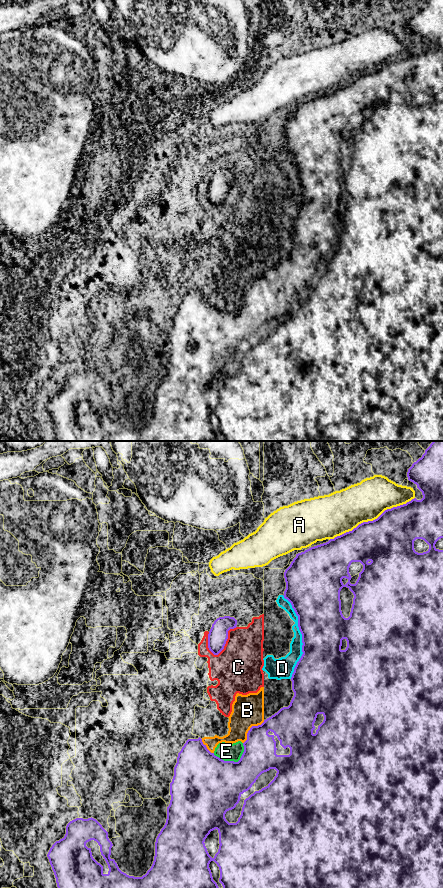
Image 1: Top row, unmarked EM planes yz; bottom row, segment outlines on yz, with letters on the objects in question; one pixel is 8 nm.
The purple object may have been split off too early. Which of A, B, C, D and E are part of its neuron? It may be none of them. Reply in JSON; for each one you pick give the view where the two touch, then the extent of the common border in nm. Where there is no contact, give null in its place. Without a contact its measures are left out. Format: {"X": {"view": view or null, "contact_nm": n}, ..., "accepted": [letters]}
{"accepted": []}

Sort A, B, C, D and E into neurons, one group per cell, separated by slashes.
A / B C D E

